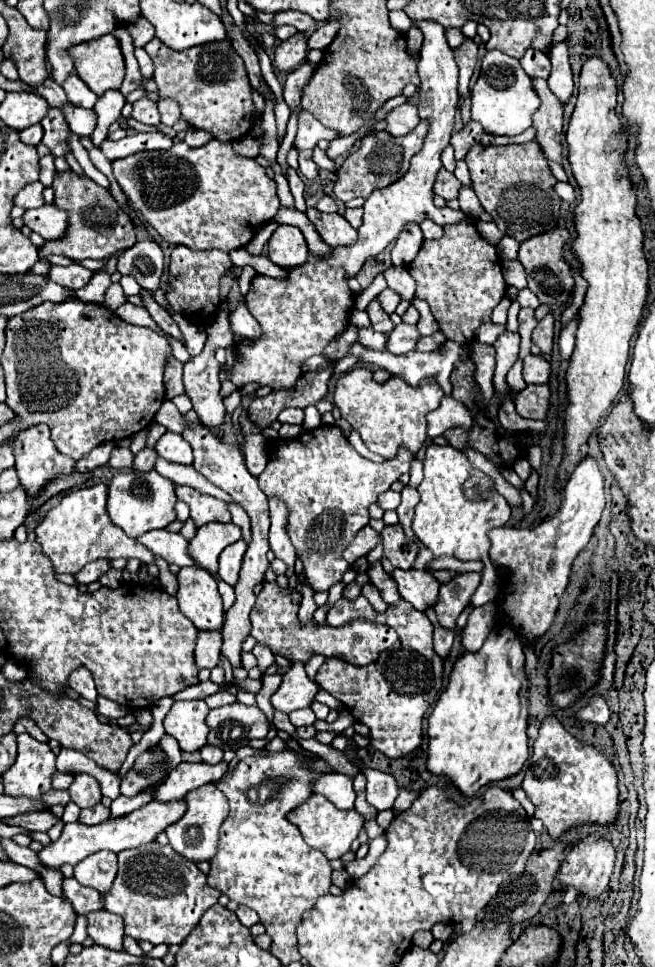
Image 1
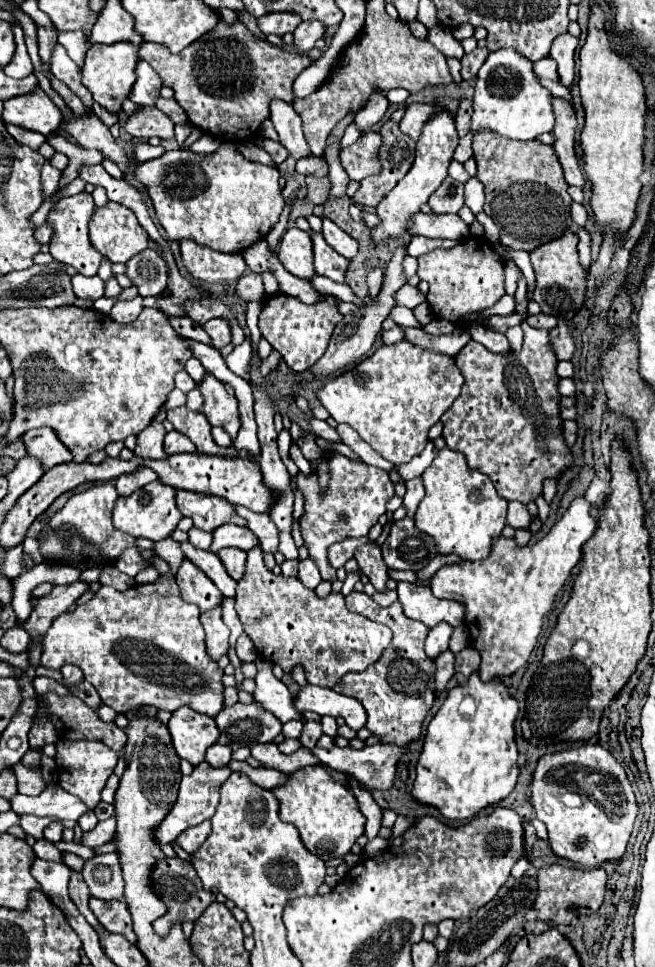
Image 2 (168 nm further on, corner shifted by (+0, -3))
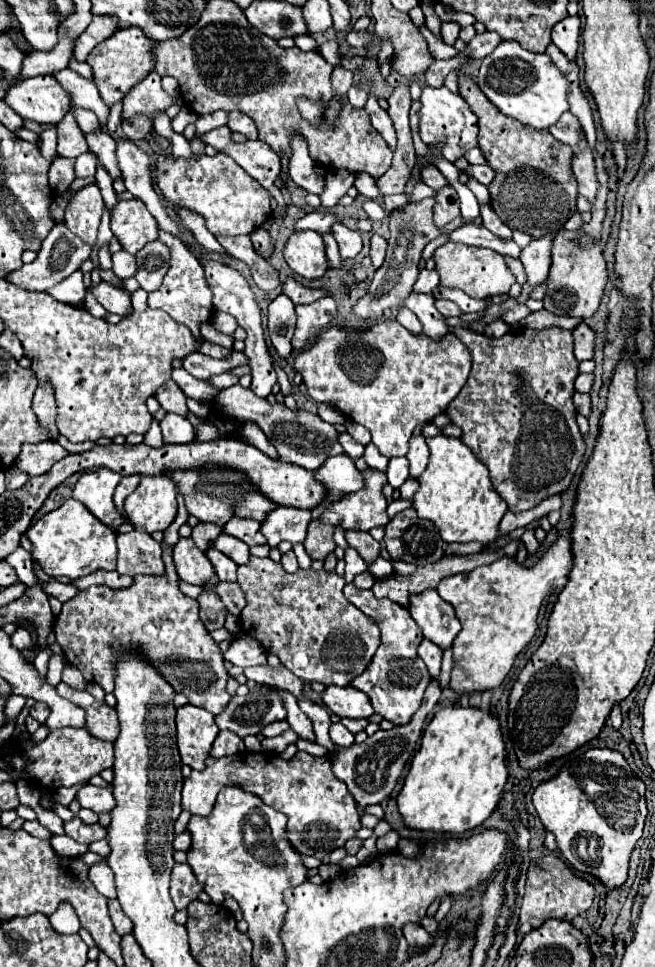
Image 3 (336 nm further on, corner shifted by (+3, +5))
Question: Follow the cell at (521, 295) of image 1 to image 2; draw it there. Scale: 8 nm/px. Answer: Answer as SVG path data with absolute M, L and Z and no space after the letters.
M505 249L507 255L515 261L515 265L519 269L523 269L523 275L525 275L525 281L527 281L527 291L531 293L533 291L533 283L535 283L535 273L533 273L533 267L529 263L529 253L527 251L515 251L515 249Z

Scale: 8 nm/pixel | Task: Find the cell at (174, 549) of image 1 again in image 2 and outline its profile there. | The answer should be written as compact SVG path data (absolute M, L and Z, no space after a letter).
M189 541L185 543L179 543L181 545L181 551L185 555L185 559L189 559L193 565L197 565L221 591L222 595L235 596L235 589L237 589L237 583L233 579L229 579L221 559L217 555L213 555L211 551L203 551L203 549L197 549L193 547Z

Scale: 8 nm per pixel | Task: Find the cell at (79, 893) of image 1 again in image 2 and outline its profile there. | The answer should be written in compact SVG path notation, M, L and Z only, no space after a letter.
M89 897L89 909L95 913L95 917L101 921L101 925L113 933L123 933L127 941L137 945L133 923L129 919L129 909L125 907L125 901L99 901L95 897Z

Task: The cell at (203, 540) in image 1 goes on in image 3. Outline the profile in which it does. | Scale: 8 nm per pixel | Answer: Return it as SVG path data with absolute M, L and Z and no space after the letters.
M234 517L226 523L226 527L222 527L222 531L226 535L232 535L236 539L242 539L246 545L266 545L266 537L260 531L260 523L254 519L242 519L242 517Z

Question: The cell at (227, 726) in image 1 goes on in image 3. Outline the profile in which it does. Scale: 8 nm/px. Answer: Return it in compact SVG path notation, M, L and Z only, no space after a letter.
M256 691L254 695L238 697L234 695L224 713L216 715L216 725L220 729L234 731L240 737L260 735L260 731L274 723L286 719L286 709L276 691Z

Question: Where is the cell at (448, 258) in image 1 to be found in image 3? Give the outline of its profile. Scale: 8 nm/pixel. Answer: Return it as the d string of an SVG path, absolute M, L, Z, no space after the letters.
M448 241L446 245L436 249L434 259L436 259L436 269L440 273L440 285L462 289L474 299L486 299L486 297L494 297L500 293L508 293L510 287L516 283L516 277L508 269L506 259L490 249Z

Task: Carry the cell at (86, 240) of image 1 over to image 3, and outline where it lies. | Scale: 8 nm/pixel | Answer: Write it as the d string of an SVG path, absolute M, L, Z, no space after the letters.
M140 199L118 201L110 227L122 247L132 255L136 255L146 243L158 239L158 223Z

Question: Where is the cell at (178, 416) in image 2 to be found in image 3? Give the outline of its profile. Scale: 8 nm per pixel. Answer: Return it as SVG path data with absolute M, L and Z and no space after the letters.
M170 379L168 383L164 383L154 397L158 399L160 407L164 407L170 413L178 413L178 415L186 415L188 407L186 407L186 395L182 393L182 389Z

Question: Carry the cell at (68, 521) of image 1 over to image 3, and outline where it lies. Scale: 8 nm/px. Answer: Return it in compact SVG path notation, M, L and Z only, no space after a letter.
M102 467L100 471L84 473L78 479L72 493L74 499L82 501L90 509L90 513L94 513L98 519L102 519L104 525L108 525L114 531L124 523L112 501L112 493L120 479L122 477L118 473Z

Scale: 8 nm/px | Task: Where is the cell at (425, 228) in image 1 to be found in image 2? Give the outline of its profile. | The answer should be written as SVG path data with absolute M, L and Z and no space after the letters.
M413 235L411 243L407 245L407 253L417 257L423 253L429 253L431 249L437 249L437 247L449 249L453 245L455 245L455 241L451 241L451 239L431 239L431 237L423 237L423 235Z

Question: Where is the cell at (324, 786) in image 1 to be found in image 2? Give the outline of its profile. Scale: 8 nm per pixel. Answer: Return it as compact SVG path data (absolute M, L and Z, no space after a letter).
M231 761L227 765L231 771L243 771L247 773L257 785L265 787L265 789L277 789L277 787L283 787L287 781L289 781L289 775L281 773L281 771L275 771L275 769L265 769L265 767L251 767L247 763L241 763L241 761Z

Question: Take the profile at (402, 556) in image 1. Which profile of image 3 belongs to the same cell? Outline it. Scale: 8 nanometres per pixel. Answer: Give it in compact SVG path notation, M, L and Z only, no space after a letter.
M414 507L398 513L384 527L384 543L394 561L428 565L442 559L448 543L440 537L434 523L420 519Z

